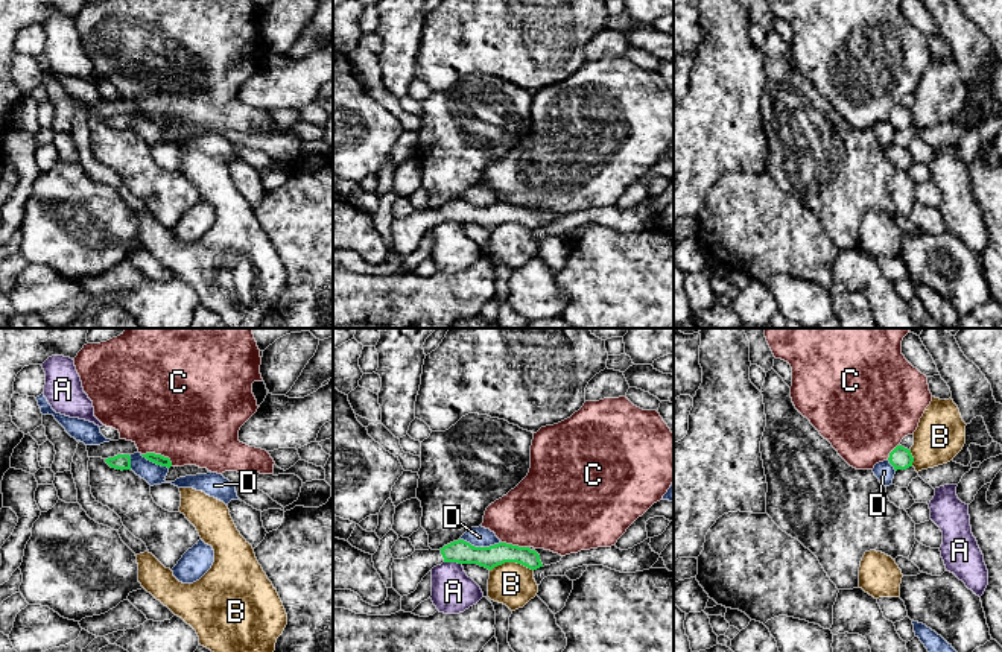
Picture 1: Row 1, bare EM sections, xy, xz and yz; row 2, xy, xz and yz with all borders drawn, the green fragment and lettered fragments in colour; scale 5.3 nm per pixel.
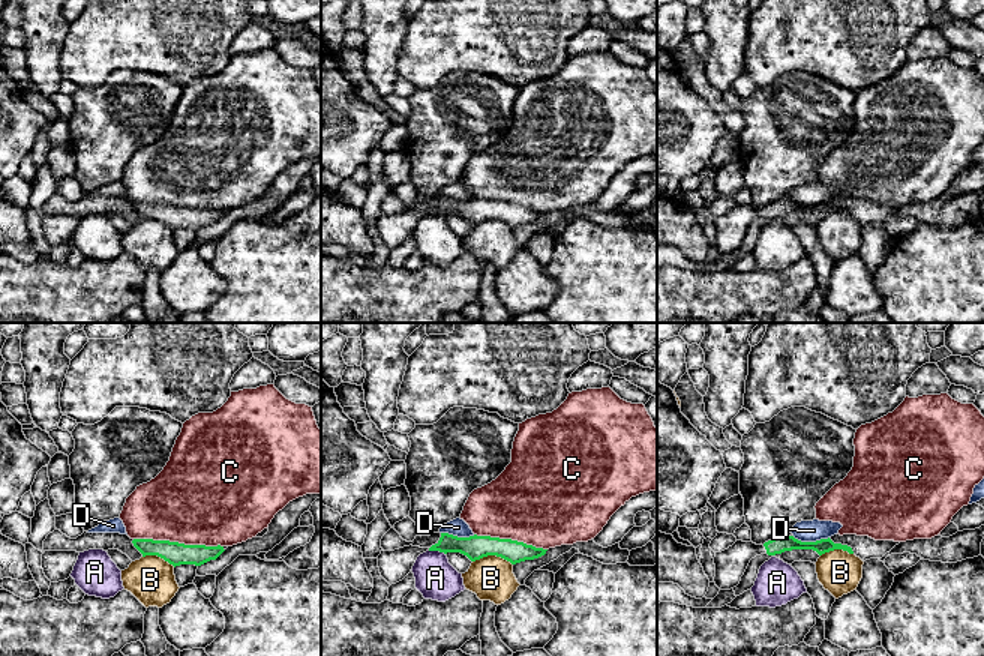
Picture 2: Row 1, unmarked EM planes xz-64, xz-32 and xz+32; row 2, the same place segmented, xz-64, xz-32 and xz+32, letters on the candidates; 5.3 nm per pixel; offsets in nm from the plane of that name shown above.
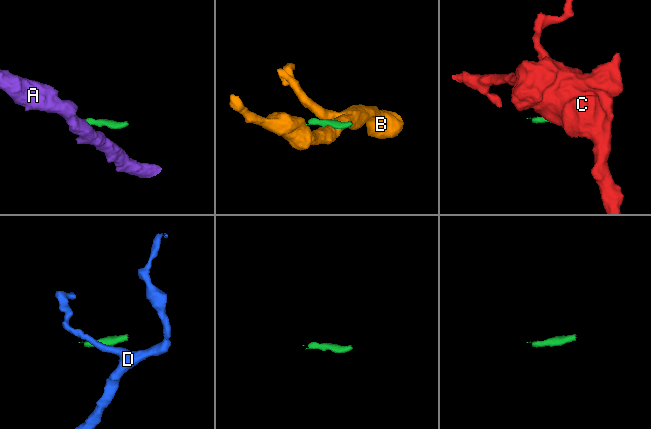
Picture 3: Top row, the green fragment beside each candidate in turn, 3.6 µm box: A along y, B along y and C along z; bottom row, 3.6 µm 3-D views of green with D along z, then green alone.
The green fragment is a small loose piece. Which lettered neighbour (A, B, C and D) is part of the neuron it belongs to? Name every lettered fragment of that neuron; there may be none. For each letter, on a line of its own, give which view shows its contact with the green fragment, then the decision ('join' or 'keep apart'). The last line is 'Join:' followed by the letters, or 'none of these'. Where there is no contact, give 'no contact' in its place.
A: contact in xz; keep apart
B: contact in xz; keep apart
C: contact in xy; keep apart
D: contact in xz; keep apart
Join: none of these

